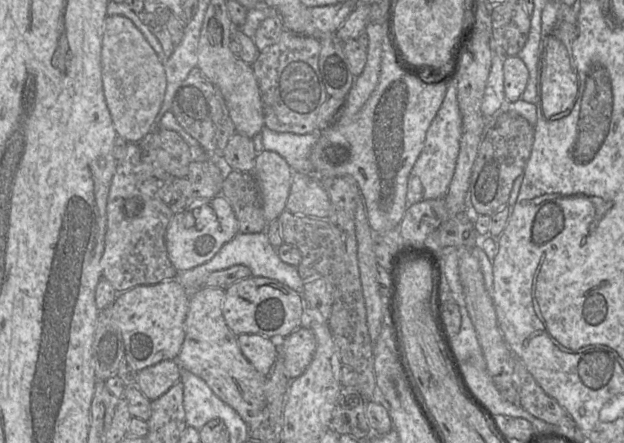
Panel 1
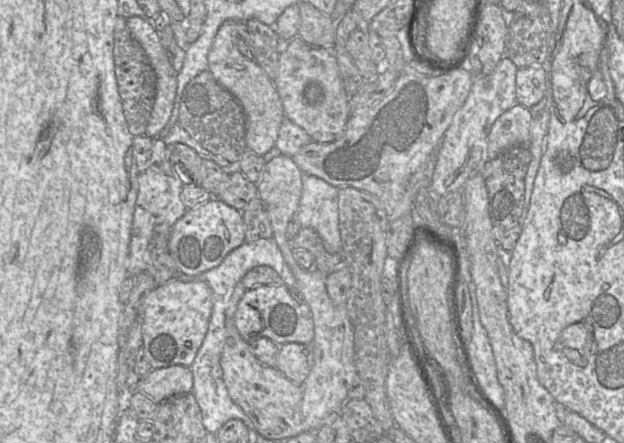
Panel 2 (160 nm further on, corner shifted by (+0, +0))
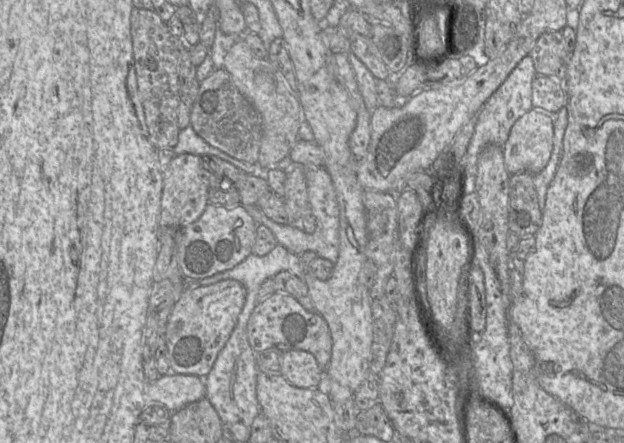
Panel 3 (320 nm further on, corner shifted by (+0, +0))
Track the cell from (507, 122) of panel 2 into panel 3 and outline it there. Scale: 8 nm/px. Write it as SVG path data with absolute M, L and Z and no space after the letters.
M533 108L512 126L503 147L505 166L510 174L530 173L536 175L548 164L553 150L554 120Z

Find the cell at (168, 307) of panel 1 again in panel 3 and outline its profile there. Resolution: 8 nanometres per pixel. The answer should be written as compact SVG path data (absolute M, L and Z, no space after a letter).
M237 280L185 287L165 325L164 340L171 373L207 376L228 341L245 301L246 288Z

